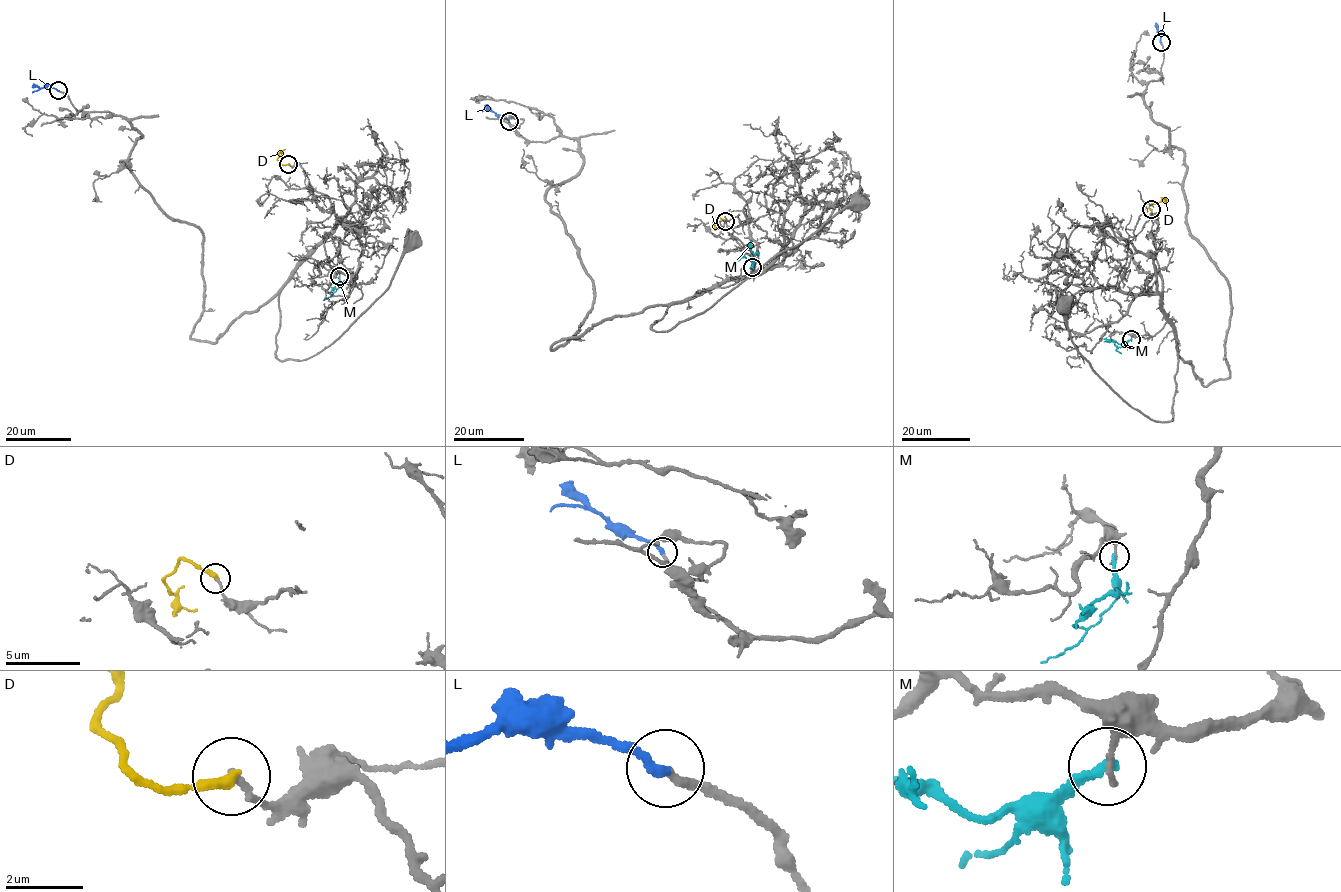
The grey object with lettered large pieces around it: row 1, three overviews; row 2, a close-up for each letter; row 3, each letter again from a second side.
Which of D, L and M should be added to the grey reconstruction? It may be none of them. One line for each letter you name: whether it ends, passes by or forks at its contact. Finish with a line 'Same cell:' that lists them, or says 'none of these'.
L: It ends there
Same cell: L

